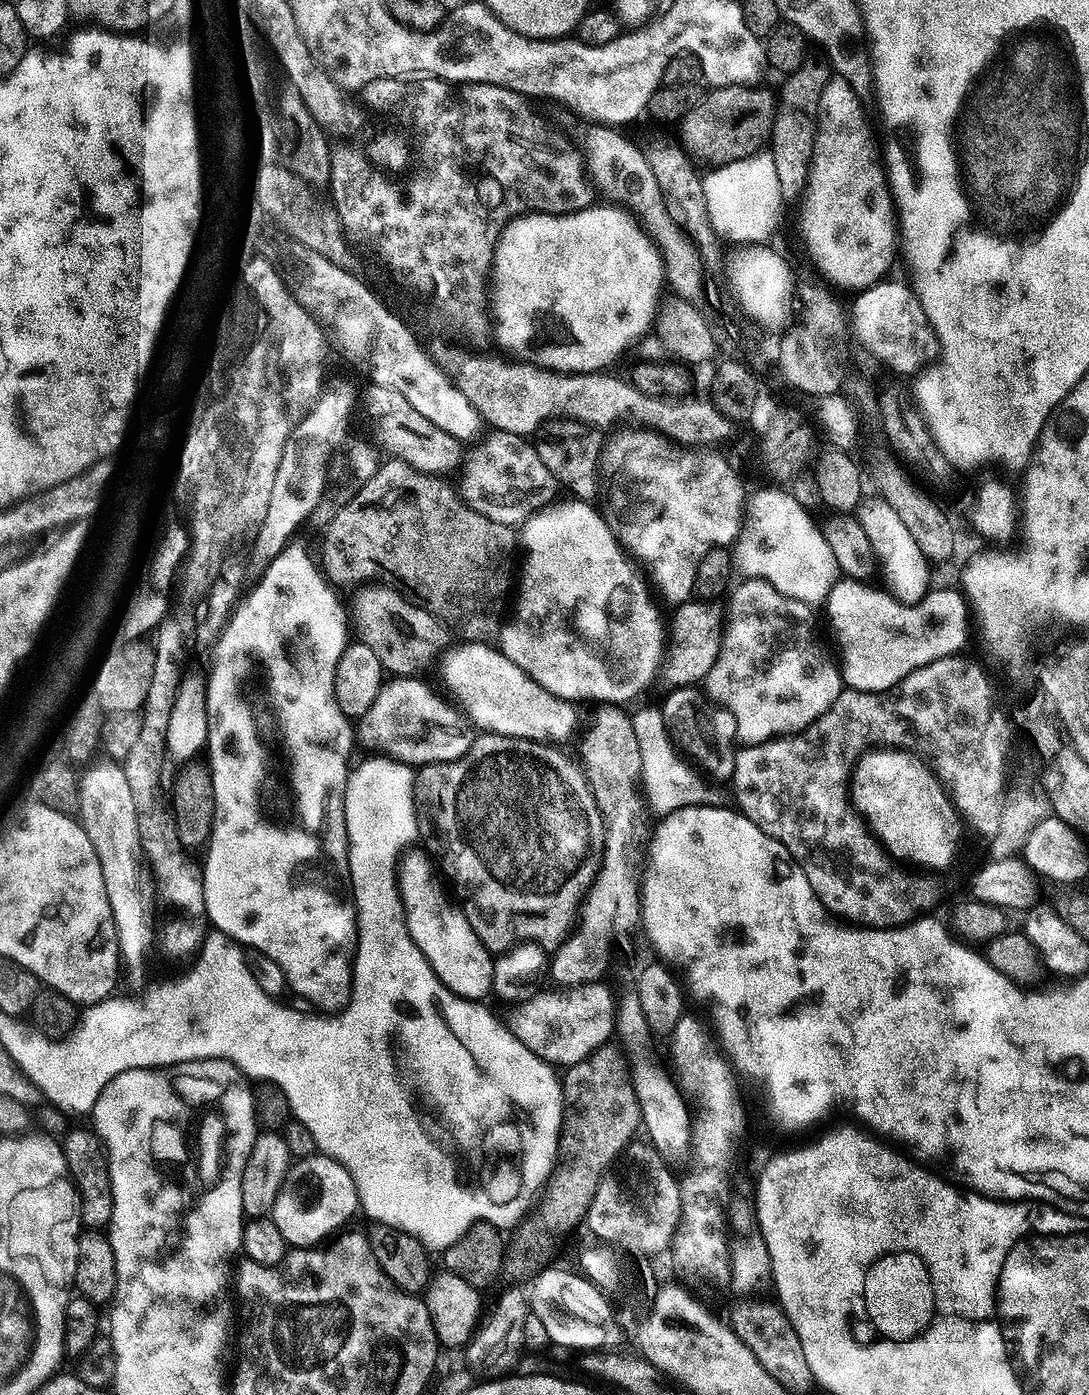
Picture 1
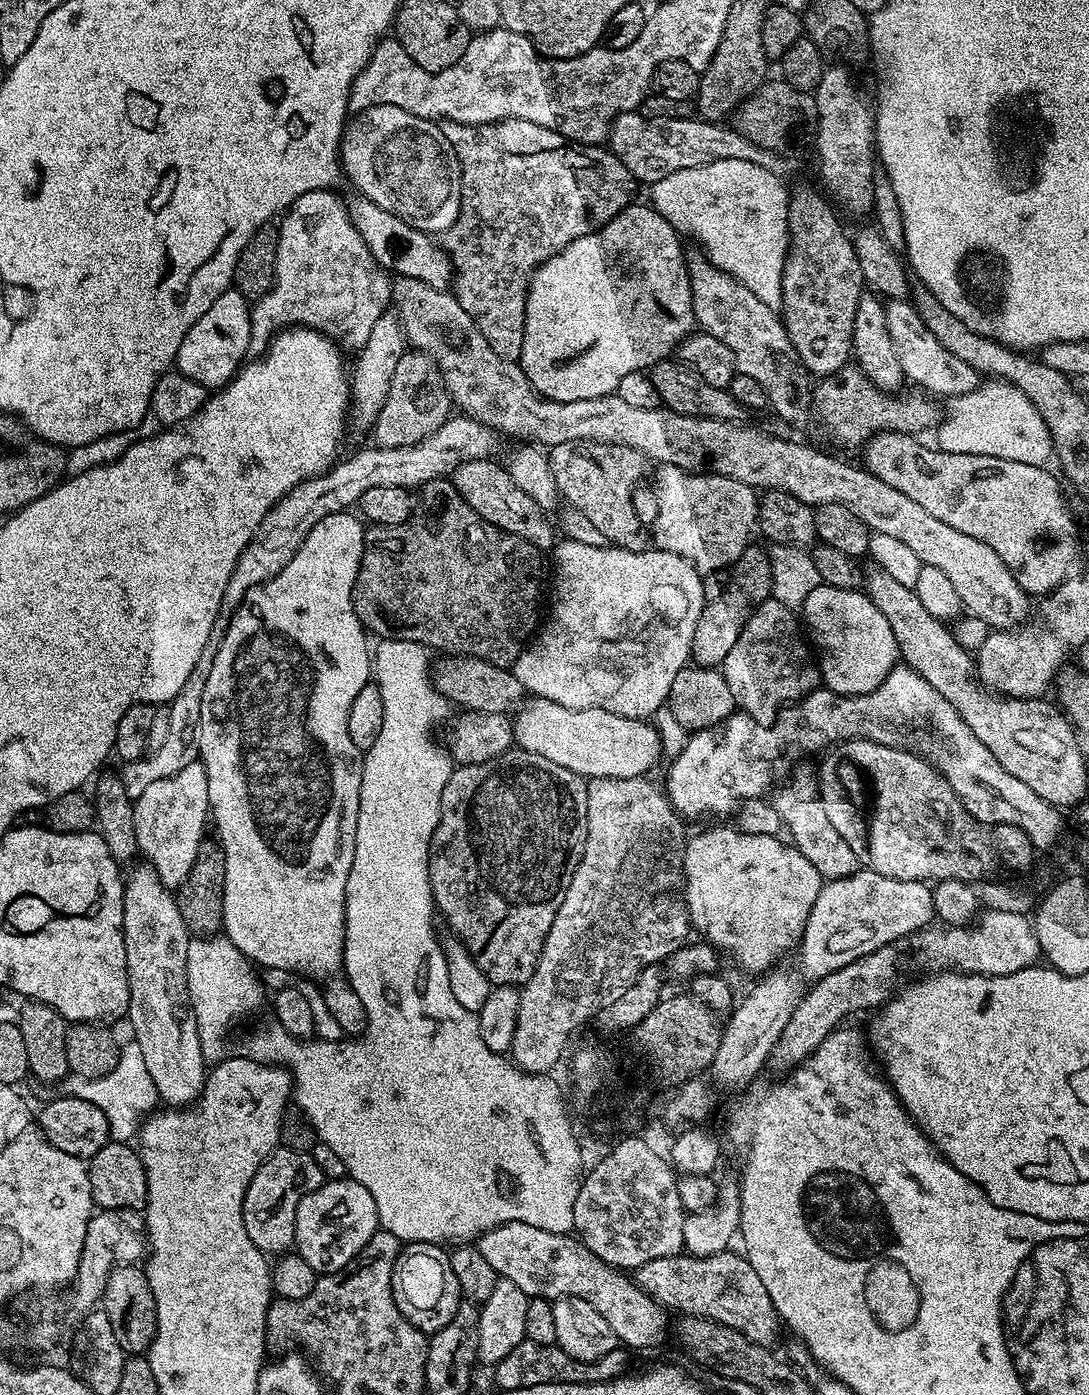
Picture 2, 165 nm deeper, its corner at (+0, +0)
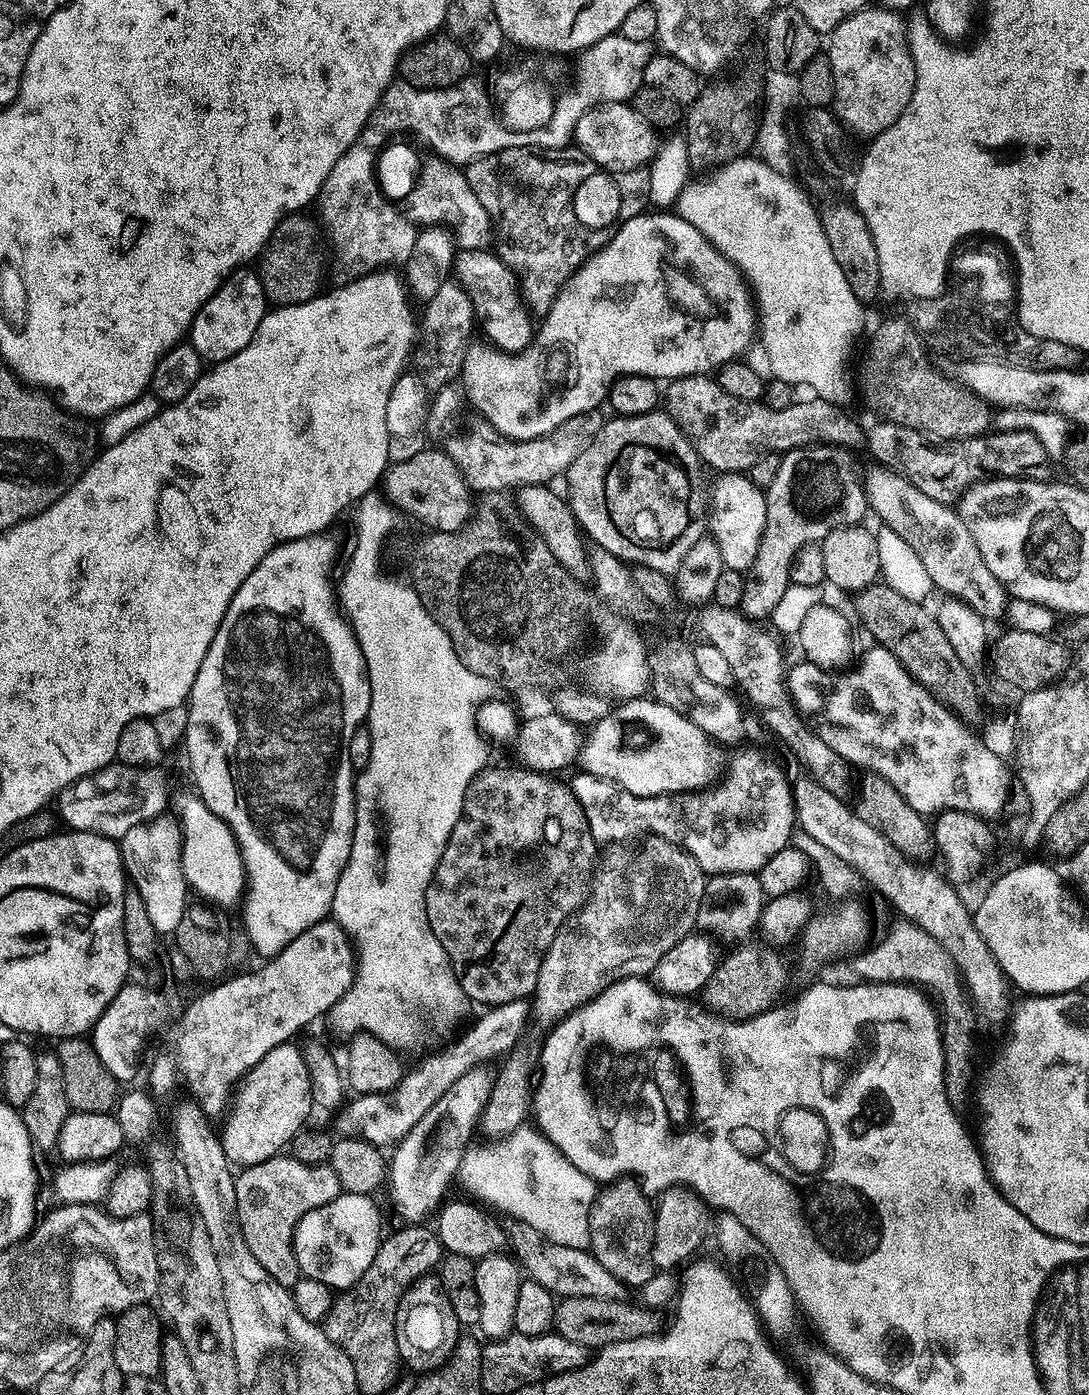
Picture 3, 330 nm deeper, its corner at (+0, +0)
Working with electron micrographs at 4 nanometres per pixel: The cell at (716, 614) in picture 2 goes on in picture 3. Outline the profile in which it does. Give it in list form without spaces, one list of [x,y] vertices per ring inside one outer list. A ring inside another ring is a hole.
[[[811,446],[796,448],[781,455],[781,466],[766,489],[766,526],[758,542],[758,554],[754,554],[754,562],[744,577],[739,611],[748,619],[764,622],[771,617],[778,602],[782,602],[782,594],[786,594],[790,583],[790,566],[796,552],[802,550],[804,544],[819,544],[834,529],[844,528],[848,524],[860,524],[863,516],[869,515],[864,482],[861,473],[856,473],[856,464],[851,454],[851,451],[843,447]]]

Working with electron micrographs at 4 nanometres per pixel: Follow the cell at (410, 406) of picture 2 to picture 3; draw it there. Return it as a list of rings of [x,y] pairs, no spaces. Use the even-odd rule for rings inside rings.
[[[445,280],[423,308],[425,310],[423,316],[420,316],[419,340],[412,360],[436,386],[442,386],[450,382],[450,377],[456,377],[466,362],[472,330],[476,328],[473,302],[460,284],[454,280]]]

